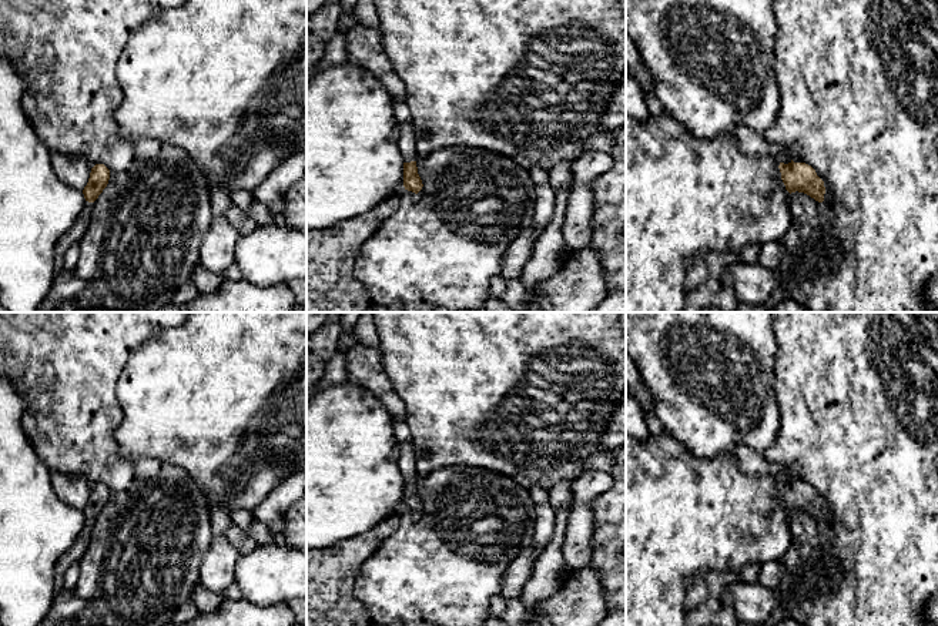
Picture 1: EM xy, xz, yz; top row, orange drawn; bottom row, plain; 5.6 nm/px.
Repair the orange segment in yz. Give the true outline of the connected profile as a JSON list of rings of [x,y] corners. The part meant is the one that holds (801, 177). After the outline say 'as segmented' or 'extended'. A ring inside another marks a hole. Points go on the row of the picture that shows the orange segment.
[[[746,125],[731,127],[730,133],[746,155],[775,157],[780,161],[781,180],[778,185],[781,190],[787,190],[790,194],[795,191],[804,193],[818,202],[824,201],[824,181],[811,165],[794,163],[784,145],[768,143],[763,134]]]; extended

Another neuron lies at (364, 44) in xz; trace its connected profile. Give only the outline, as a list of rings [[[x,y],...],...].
[[[355,24],[345,34],[348,61],[373,73],[395,100],[405,100],[406,84],[389,60],[381,31]]]

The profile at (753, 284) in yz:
[[[738,262],[727,265],[723,272],[723,285],[736,294],[738,304],[771,305],[777,297],[787,294],[785,282],[774,270],[757,264]]]

